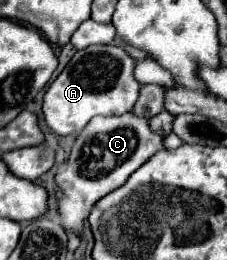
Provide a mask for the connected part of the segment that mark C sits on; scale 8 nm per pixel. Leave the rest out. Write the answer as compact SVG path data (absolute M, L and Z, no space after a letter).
M126 112L120 116L92 118L90 124L78 134L66 168L56 176L56 182L64 190L64 198L60 202L62 226L74 234L82 234L82 222L86 220L90 208L102 196L120 188L132 172L136 172L160 150L164 150L164 140L160 134L150 130L148 118L144 116Z

